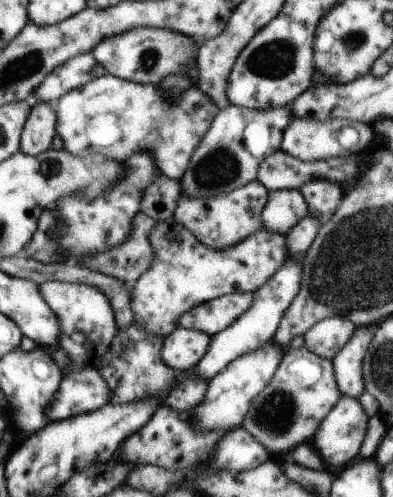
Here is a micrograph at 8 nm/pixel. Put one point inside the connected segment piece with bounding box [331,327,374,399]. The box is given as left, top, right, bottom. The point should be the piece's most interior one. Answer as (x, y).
(347, 364)

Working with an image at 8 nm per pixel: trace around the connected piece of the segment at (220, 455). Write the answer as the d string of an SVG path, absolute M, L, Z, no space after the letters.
M242 427L234 432L228 432L218 448L216 448L216 458L214 458L214 466L216 468L226 468L226 470L234 470L234 472L242 472L242 470L250 470L265 463L270 456L267 450L260 442L248 431L244 432Z

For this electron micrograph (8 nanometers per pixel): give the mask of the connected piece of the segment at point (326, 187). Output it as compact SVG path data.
M315 178L299 190L305 198L310 215L317 219L330 218L342 200L342 192L338 184Z

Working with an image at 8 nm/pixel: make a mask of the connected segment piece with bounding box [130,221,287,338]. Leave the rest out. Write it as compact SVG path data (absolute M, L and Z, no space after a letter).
M157 221L149 234L152 262L130 291L133 322L138 328L166 338L180 328L179 318L194 307L235 292L254 293L285 263L285 236L262 226L242 242L216 250L204 246L178 221Z

